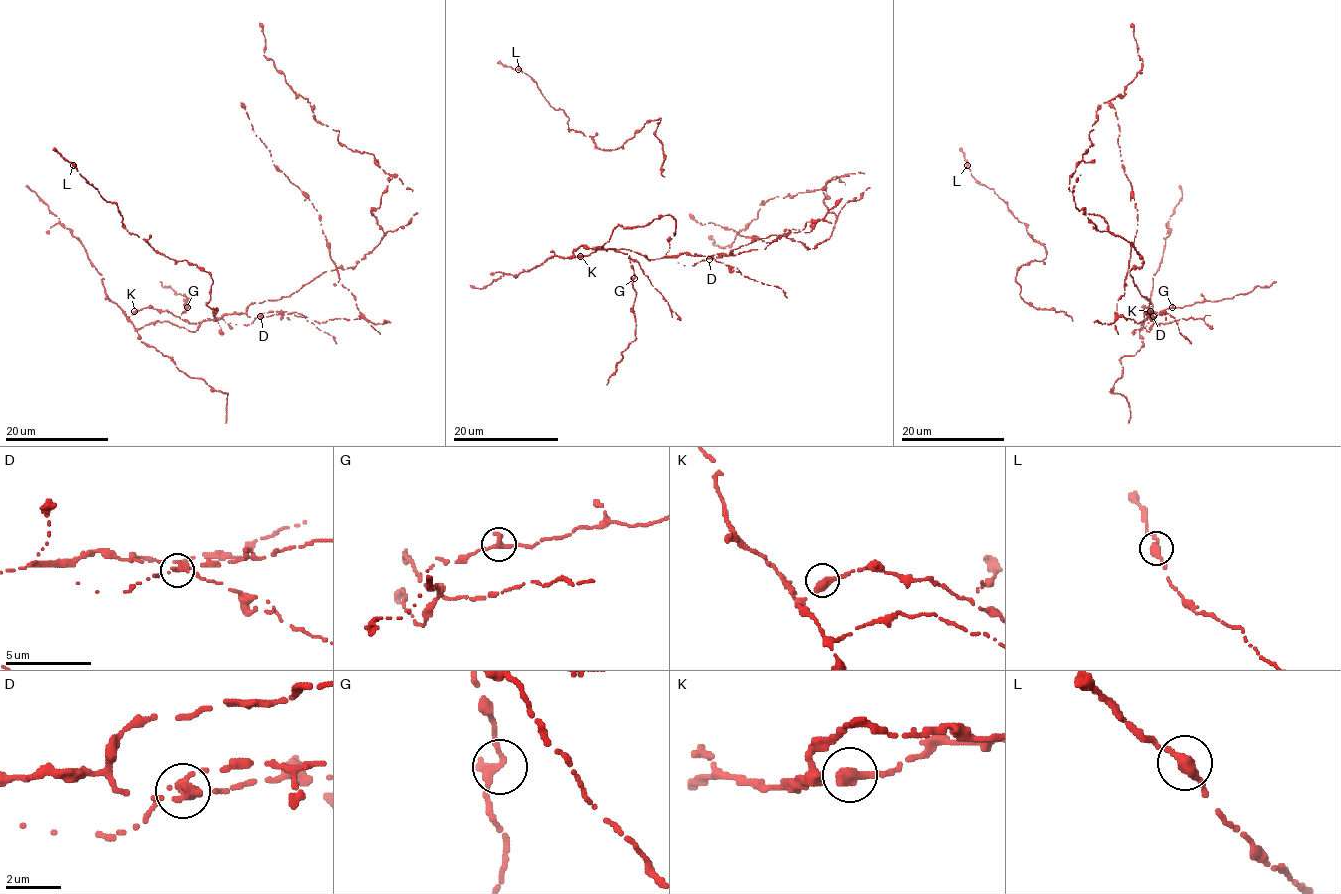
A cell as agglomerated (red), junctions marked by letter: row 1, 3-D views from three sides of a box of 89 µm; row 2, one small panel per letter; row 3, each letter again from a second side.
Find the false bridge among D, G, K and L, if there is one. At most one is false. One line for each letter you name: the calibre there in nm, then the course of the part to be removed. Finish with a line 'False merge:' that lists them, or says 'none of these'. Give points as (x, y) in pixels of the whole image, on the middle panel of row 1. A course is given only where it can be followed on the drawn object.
D: 320 nm | (709, 258), (765, 248), (790, 232), (809, 232), (812, 223), (771, 242), (712, 223), (702, 225), (690, 213)
False merge: D

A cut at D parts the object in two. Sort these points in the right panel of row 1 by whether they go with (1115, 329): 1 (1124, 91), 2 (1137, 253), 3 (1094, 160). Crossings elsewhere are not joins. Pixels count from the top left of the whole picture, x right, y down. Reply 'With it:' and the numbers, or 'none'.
With it: none

